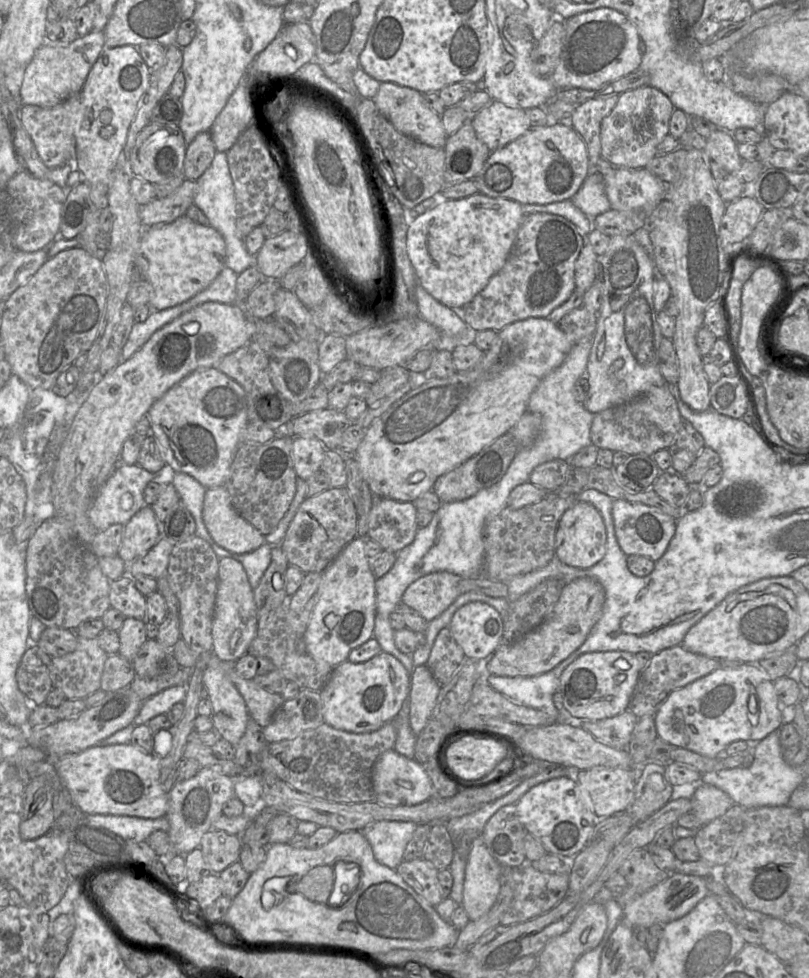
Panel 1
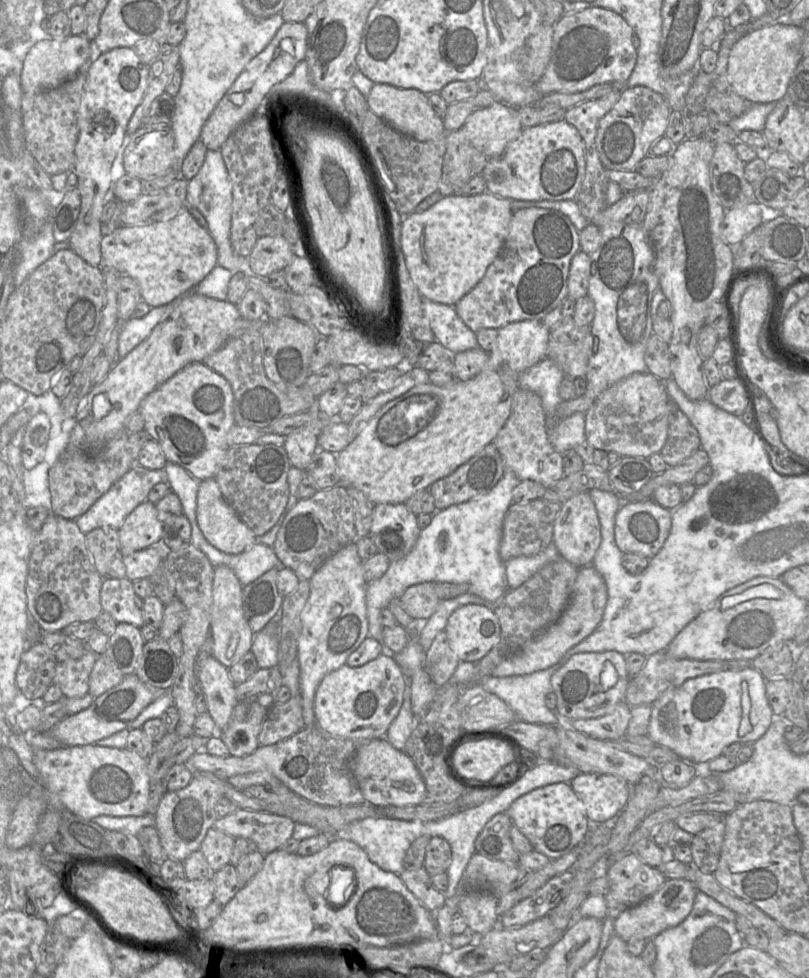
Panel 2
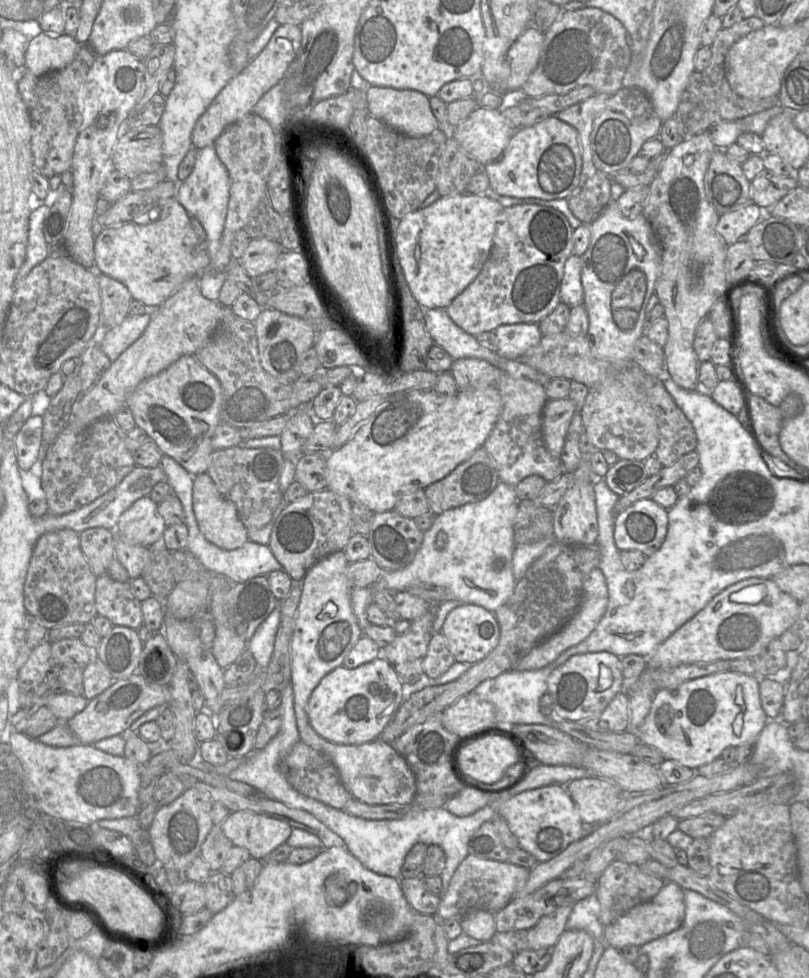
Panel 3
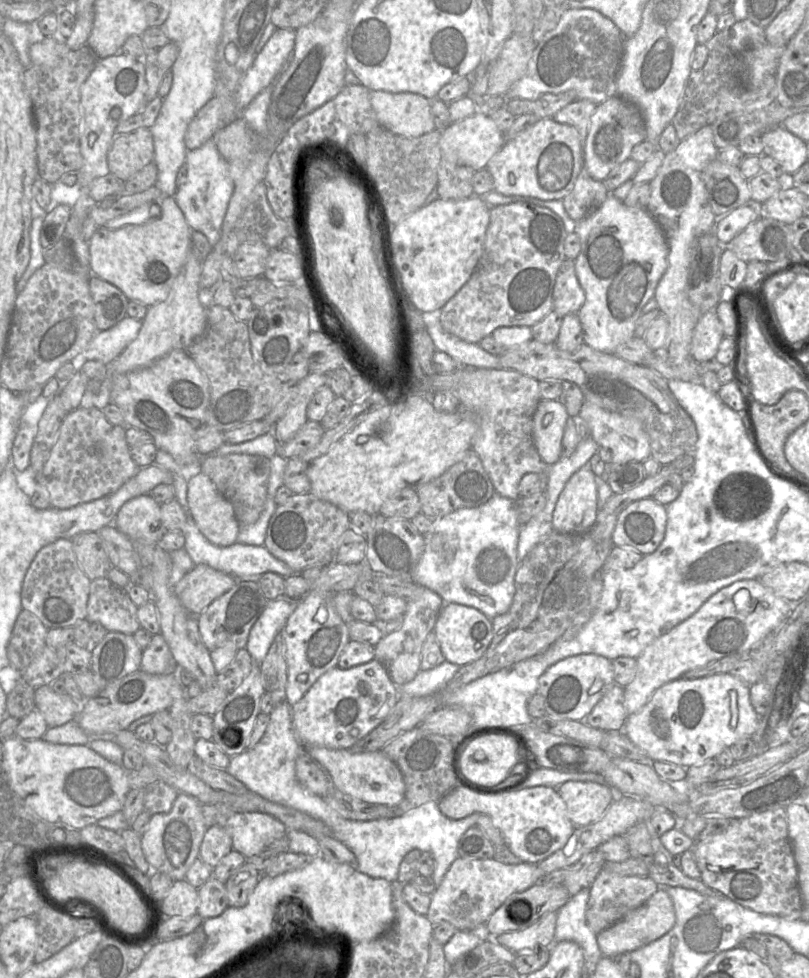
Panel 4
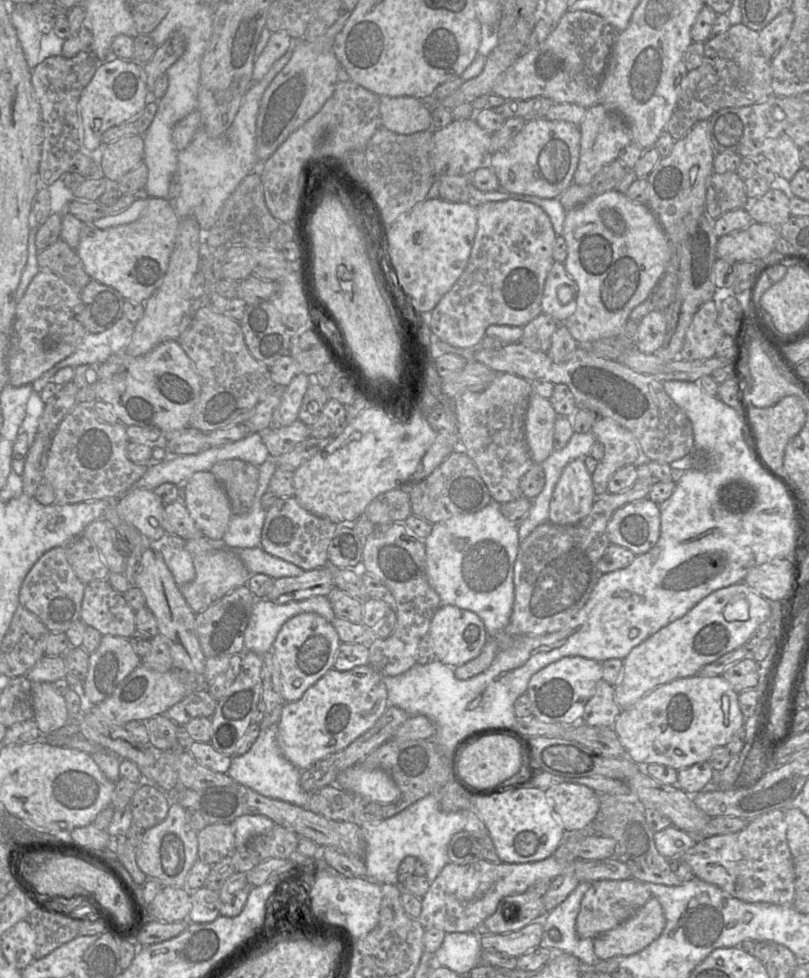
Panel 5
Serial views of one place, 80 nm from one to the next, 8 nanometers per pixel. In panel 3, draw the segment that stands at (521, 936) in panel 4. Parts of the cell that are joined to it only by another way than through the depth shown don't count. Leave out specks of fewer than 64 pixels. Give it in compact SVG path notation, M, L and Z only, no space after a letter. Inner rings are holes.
M565 905L547 914L526 932L526 949L551 949L566 930L573 905Z

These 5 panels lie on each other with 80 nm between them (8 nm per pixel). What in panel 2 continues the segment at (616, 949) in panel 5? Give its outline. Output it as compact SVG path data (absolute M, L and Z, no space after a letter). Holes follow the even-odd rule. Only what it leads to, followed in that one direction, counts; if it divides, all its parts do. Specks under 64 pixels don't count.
M686 878L667 879L656 893L624 910L614 920L614 934L626 942L630 939L654 938L662 931L679 925L687 918L692 911L697 891L695 885Z

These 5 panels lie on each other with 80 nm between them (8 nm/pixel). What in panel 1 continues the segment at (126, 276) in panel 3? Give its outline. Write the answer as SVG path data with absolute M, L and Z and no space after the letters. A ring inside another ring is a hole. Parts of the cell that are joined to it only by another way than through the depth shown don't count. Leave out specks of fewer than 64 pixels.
M183 215L171 223L161 224L159 226L146 227L144 229L144 232L140 239L138 250L135 254L134 266L139 270L143 278L147 280L153 287L154 292L152 293L152 298L150 299L149 302L150 307L153 310L163 310L181 304L191 299L204 289L206 289L225 267L225 260L226 260L226 244L222 235L210 225L198 224L197 222L187 217L187 215Z

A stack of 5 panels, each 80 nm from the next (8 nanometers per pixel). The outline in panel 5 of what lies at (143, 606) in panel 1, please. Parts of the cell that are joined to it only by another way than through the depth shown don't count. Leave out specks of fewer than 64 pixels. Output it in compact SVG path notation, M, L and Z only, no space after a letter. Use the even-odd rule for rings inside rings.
M105 580L85 585L80 620L104 635L130 638L136 631L135 614L124 595Z

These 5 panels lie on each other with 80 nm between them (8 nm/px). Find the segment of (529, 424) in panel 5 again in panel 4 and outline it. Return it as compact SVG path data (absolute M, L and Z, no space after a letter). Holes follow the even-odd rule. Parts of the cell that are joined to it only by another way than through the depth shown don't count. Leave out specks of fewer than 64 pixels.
M540 400L533 416L533 439L537 451L548 465L560 459L561 444L569 418L565 406L557 400Z

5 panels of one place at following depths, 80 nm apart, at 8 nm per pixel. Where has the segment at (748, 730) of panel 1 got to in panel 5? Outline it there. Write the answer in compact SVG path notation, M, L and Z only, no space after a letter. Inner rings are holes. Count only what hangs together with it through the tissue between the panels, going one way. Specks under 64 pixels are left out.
M696 674L678 678L648 692L634 706L622 709L613 730L616 732L627 757L640 767L661 764L680 770L696 763L708 761L715 748L726 746L732 736L745 724L737 693L722 675L703 676Z

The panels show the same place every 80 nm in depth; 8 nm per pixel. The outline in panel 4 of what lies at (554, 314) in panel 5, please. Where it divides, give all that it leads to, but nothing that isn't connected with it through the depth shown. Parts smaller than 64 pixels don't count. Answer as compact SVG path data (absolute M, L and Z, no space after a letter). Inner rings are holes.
M565 259L558 270L553 288L553 311L564 317L577 313L584 302L585 293L577 279L574 260Z

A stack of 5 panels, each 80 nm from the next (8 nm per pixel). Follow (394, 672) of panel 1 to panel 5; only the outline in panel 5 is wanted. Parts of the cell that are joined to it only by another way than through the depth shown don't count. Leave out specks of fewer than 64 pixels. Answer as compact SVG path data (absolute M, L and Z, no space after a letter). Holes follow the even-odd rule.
M369 664L347 671L331 668L299 700L285 703L277 723L277 740L283 756L303 771L319 760L344 750L372 728L389 706L382 677Z

